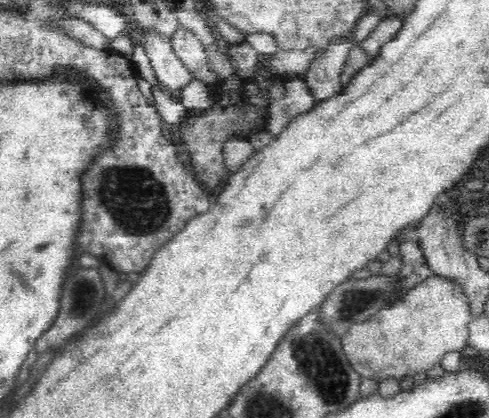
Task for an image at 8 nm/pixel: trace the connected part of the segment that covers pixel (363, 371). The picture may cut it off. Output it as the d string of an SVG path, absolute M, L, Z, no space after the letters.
M428 275L420 284L414 286L394 305L378 310L366 322L356 322L348 328L342 336L345 356L359 376L382 381L388 377L399 381L406 376L415 376L420 372L429 371L434 365L441 364L448 352L461 352L467 346L469 339L469 325L473 320L471 300L461 286L460 281L448 279L444 275Z

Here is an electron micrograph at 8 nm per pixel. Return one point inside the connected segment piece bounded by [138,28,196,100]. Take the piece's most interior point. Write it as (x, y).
(169, 69)

